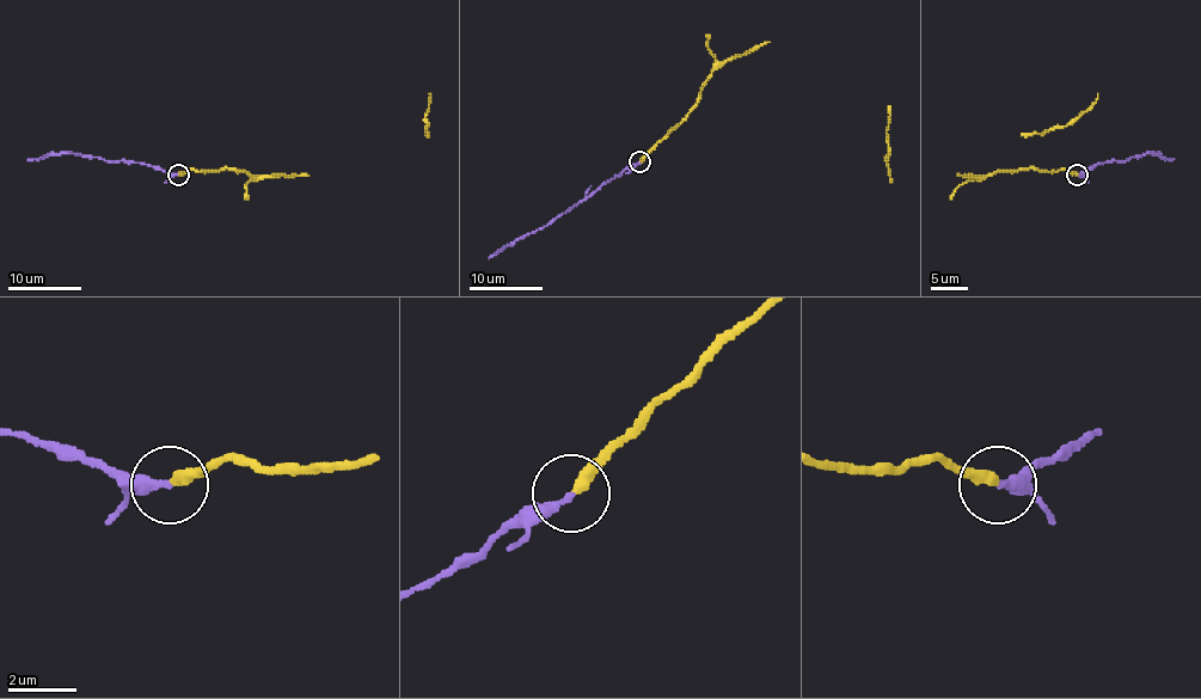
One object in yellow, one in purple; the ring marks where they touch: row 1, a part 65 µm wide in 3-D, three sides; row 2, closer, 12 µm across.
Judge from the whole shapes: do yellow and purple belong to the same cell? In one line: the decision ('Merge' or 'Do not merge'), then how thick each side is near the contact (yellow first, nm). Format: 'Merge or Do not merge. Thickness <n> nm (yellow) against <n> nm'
Merge. Thickness 360 nm (yellow) against 280 nm

